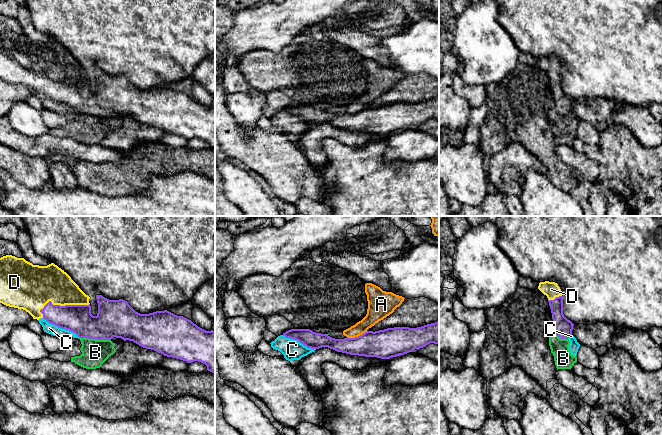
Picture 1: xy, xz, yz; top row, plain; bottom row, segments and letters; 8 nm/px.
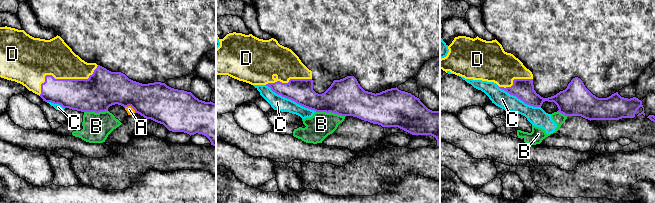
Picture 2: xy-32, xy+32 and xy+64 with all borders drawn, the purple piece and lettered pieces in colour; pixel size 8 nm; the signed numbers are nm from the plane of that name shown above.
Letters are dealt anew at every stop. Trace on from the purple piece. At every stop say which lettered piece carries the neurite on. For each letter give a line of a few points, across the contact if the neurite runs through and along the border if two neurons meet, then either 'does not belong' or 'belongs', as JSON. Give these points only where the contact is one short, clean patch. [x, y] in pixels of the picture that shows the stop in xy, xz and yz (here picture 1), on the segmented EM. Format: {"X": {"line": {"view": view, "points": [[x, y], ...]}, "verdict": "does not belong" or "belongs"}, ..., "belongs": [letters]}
{"A": {"verdict": "does not belong"}, "B": {"line": {"view": "xy", "points": [[80, 337], [110, 340]]}, "verdict": "does not belong"}, "C": {"line": {"view": "xy", "points": [[42, 318], [72, 331], [79, 338]]}, "verdict": "does not belong"}, "D": {"verdict": "belongs"}, "belongs": ["D"]}

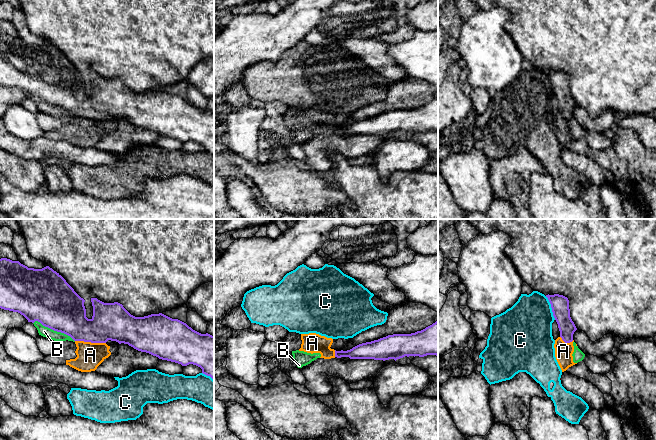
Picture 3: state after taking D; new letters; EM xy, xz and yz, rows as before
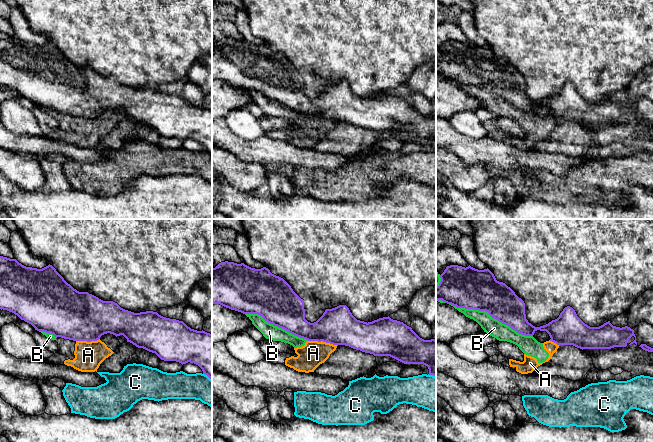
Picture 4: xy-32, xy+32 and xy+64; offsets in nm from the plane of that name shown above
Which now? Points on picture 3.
{"A": {"line": {"view": "xy", "points": [[75, 340], [105, 343]]}, "verdict": "does not belong"}, "B": {"verdict": "does not belong"}, "C": {"verdict": "does not belong"}, "belongs": []}

